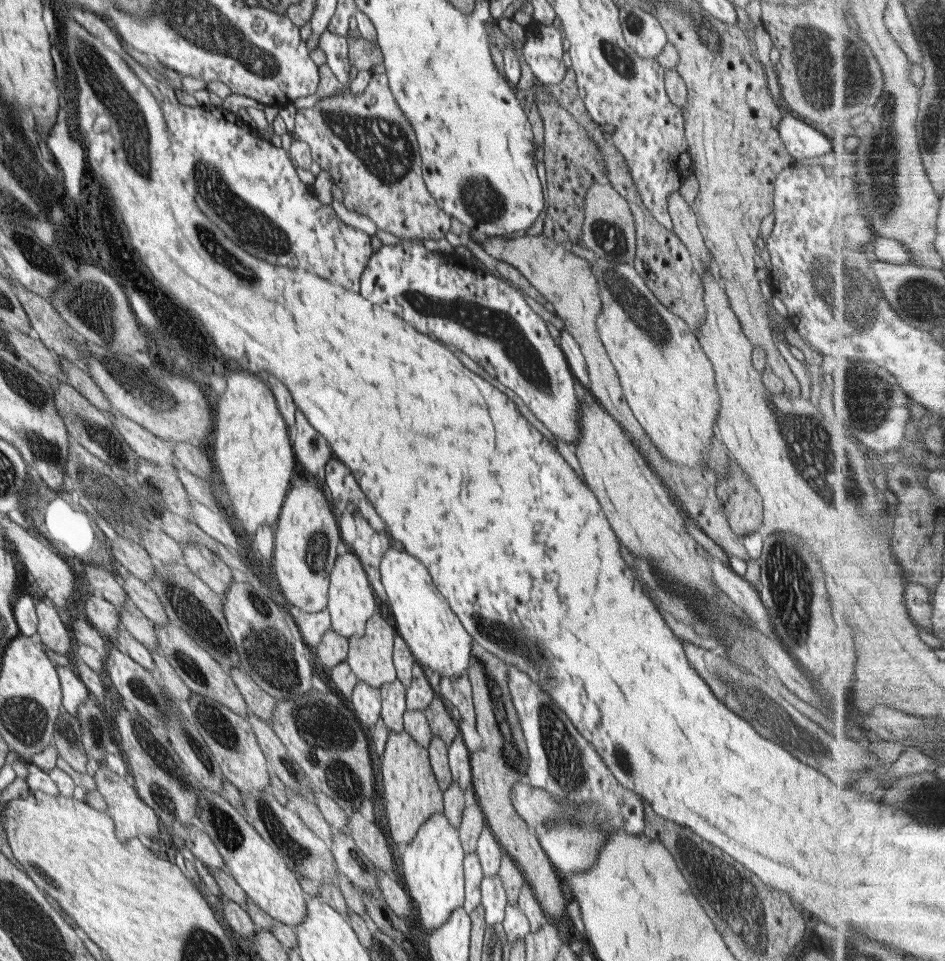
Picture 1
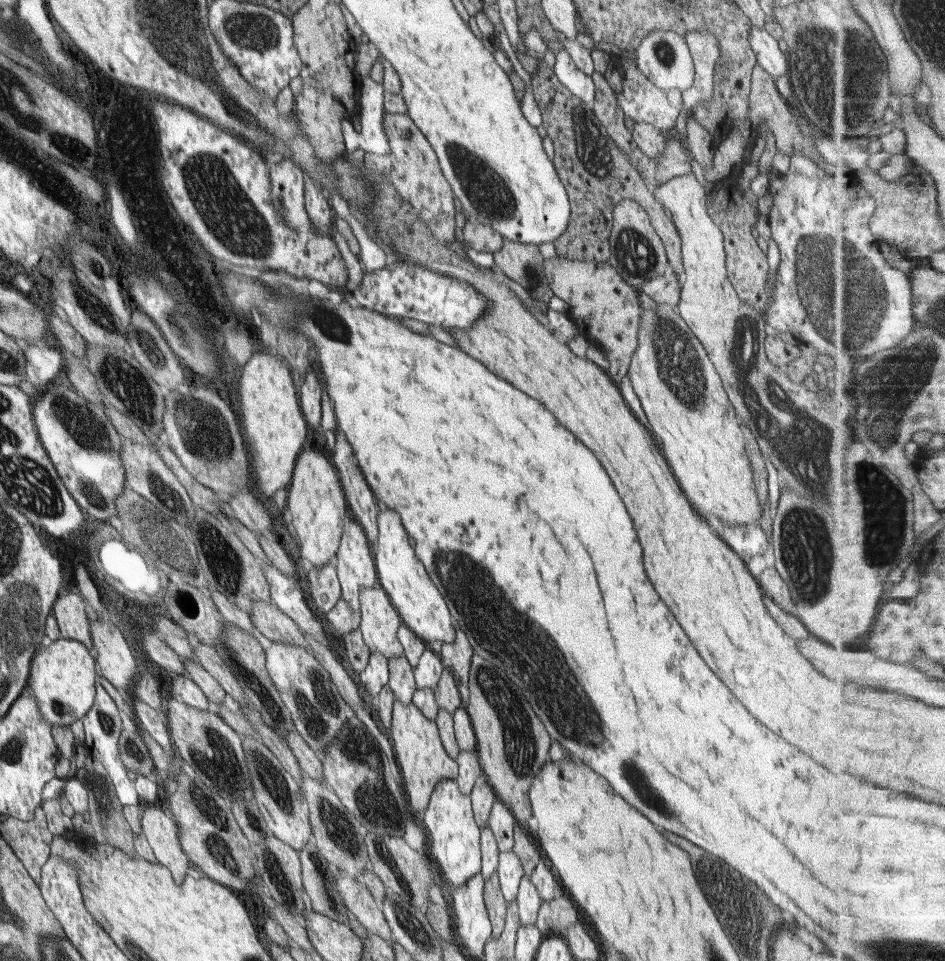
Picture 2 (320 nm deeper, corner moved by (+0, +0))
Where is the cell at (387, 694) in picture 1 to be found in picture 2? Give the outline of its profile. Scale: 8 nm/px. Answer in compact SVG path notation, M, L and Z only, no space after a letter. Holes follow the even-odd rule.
M404 654L392 657L388 666L389 682L387 685L395 692L395 698L405 705L412 703L414 691L417 689L413 666Z

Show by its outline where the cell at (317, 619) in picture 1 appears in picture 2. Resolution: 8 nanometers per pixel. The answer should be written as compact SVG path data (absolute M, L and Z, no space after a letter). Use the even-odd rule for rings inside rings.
M334 561L322 568L311 566L307 573L310 596L316 608L326 614L341 598L341 584L336 574Z

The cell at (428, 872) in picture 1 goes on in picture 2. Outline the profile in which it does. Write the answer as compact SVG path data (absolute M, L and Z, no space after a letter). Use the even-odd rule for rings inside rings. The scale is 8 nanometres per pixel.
M456 779L442 780L431 794L429 805L424 810L424 826L428 832L428 852L426 854L439 866L442 879L451 889L462 886L468 879L481 872L482 853L481 853L481 828L477 825L474 818L471 798L467 794L462 794L458 788Z

